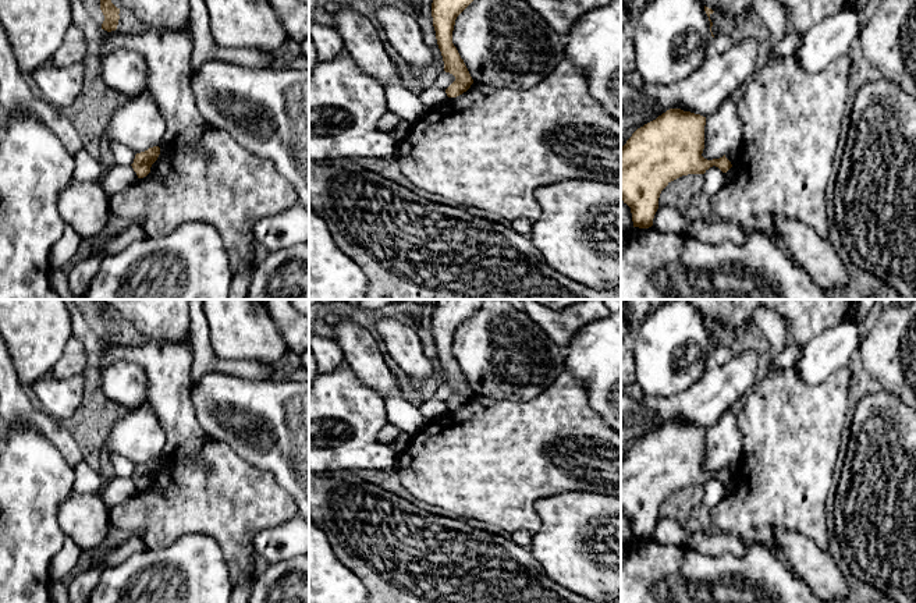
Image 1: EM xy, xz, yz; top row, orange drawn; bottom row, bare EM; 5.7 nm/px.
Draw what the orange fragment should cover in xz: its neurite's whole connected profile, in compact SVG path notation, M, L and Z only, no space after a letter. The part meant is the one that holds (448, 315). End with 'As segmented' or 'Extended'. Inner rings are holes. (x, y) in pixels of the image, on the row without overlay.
M436 299L432 315L433 338L444 373L444 383L455 389L445 401L448 409L466 404L473 391L452 355L452 343L457 329L480 308L483 299Z. As segmented

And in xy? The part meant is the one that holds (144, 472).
M159 458L149 460L148 462L135 467L134 475L131 478L138 490L143 490L150 485L150 479L157 472L159 467Z. As segmented

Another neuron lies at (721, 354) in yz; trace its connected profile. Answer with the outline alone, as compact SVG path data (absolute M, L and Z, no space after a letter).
M718 344L717 347L714 347L710 355L710 363L716 366L722 366L728 363L734 357L735 354L729 347Z

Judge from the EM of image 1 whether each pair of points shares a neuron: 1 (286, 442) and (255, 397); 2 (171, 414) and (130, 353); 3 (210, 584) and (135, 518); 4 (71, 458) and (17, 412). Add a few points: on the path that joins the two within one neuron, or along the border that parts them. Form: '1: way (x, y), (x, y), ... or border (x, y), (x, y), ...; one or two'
1: way (280, 431), (258, 408); one
2: way (170, 397), (170, 385), (146, 361); one
3: border (198, 534), (183, 534), (169, 545), (146, 549); two
4: way (64, 443), (32, 415); one

